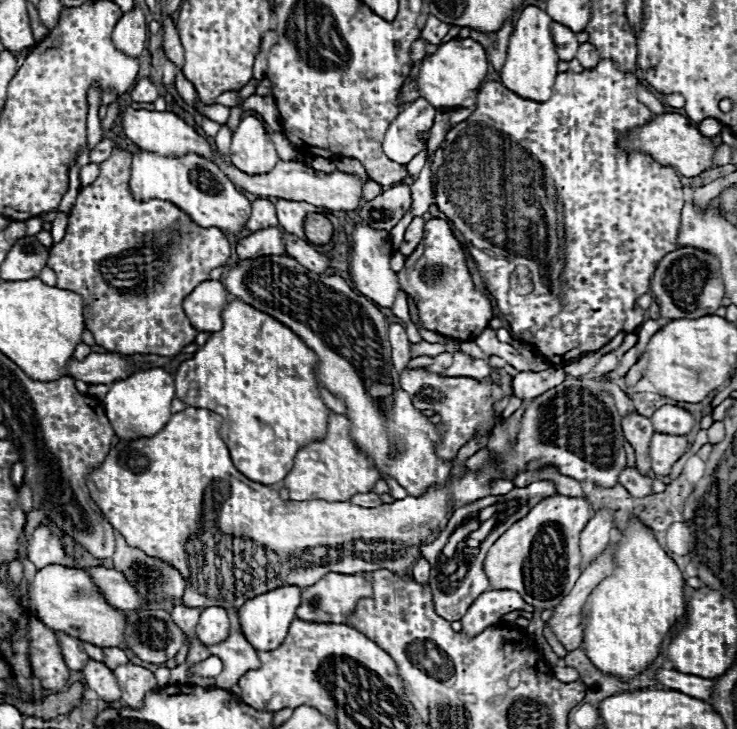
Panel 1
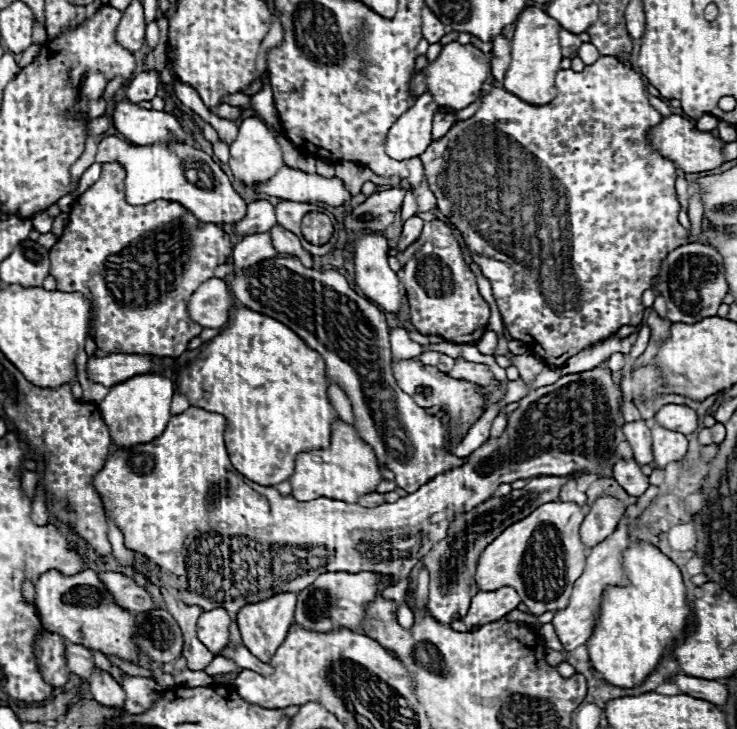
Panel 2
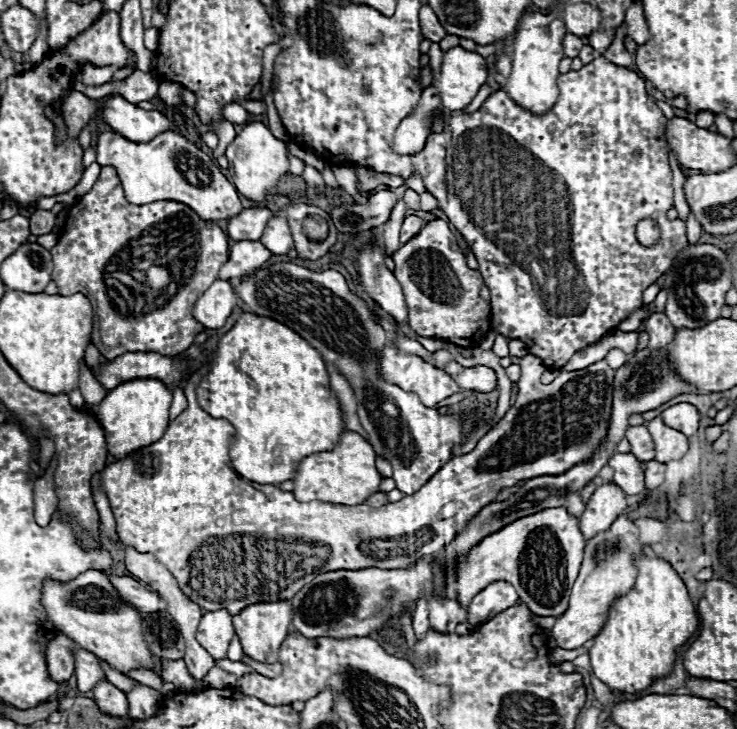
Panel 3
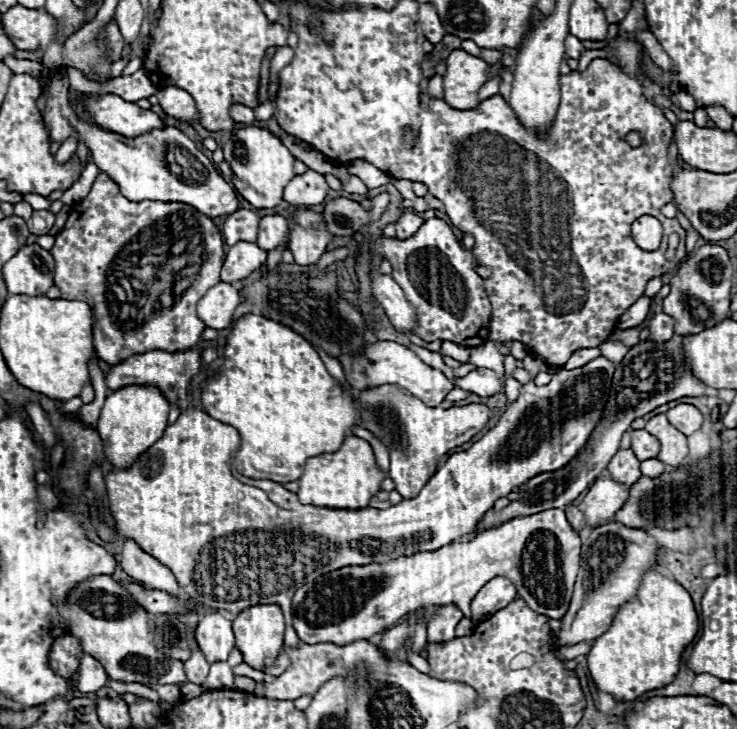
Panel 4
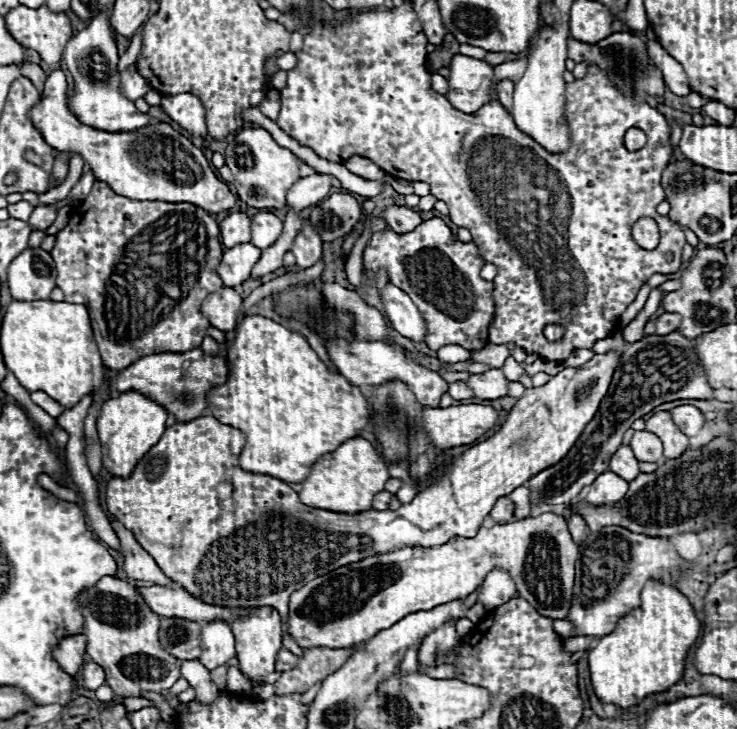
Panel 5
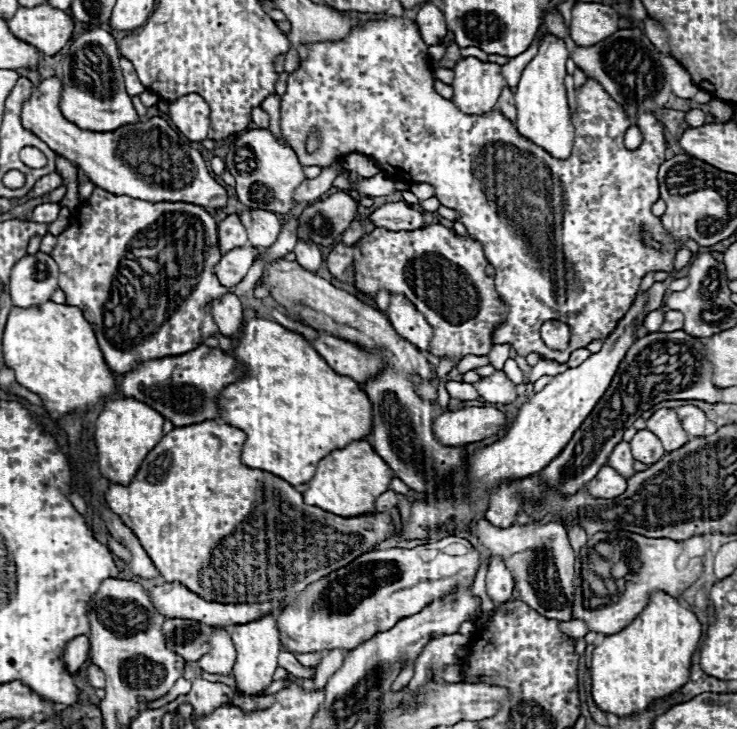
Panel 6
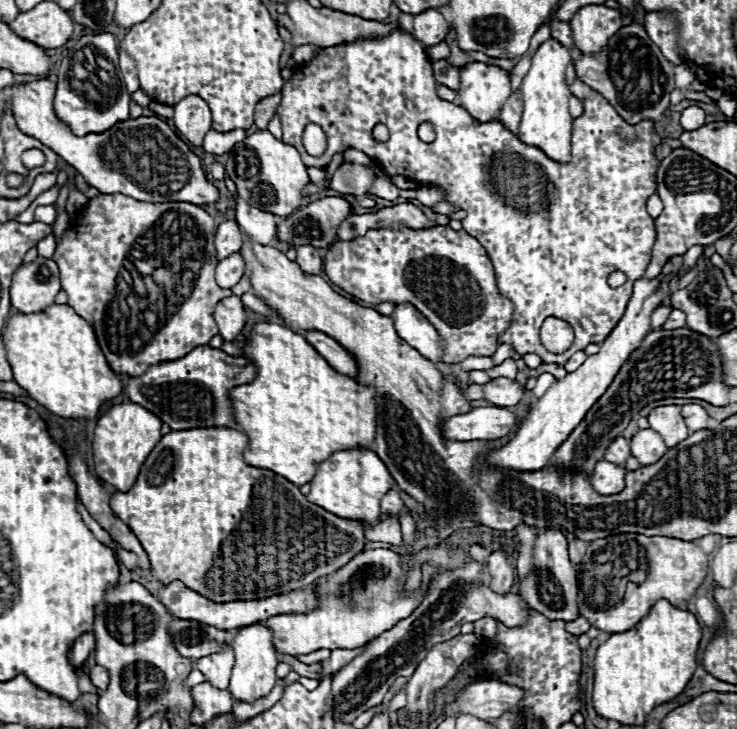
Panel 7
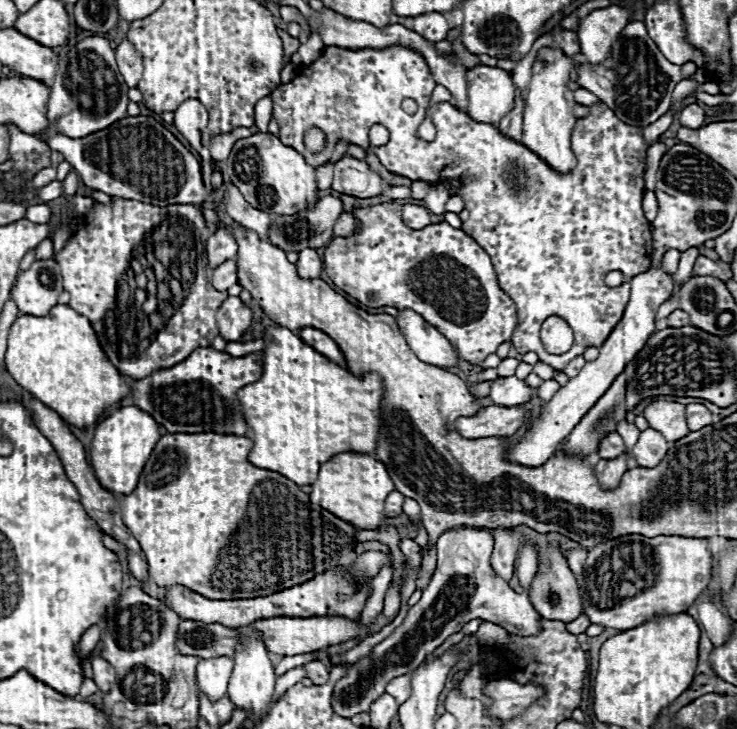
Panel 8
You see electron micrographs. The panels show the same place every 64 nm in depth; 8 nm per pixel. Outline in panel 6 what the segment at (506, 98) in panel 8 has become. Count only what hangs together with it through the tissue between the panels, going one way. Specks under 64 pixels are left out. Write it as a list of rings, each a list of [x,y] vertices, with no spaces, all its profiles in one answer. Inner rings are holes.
[[[462,58],[454,70],[454,96],[452,102],[466,114],[484,114],[498,102],[506,80],[500,74],[498,64],[480,62],[478,58]]]

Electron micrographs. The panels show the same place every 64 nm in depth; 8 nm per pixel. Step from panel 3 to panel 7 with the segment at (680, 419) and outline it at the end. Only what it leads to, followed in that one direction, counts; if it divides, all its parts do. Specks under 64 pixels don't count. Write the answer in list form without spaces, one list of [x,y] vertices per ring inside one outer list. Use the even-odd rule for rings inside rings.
[[[686,404],[686,406],[682,406],[682,416],[684,416],[684,422],[686,422],[686,426],[688,426],[690,432],[704,430],[706,424],[708,424],[708,414],[698,404]]]

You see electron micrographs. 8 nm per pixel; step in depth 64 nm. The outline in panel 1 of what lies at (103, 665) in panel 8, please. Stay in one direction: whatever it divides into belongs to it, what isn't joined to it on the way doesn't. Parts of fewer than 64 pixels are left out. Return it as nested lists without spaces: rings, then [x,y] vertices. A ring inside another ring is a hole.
[[[56,630],[54,634],[56,634],[58,642],[60,642],[60,650],[62,650],[62,656],[66,660],[66,666],[70,670],[82,670],[84,662],[88,660],[88,654],[84,652],[82,642],[78,638],[68,636],[66,632],[60,632],[60,630]]]

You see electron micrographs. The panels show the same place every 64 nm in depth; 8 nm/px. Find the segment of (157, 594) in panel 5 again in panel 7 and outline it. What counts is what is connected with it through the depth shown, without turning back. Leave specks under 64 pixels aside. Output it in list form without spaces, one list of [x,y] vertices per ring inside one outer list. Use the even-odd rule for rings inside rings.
[[[170,582],[166,586],[160,588],[158,592],[158,600],[166,606],[166,610],[180,620],[196,620],[196,622],[204,622],[208,626],[216,626],[222,630],[230,630],[230,628],[240,628],[240,626],[250,626],[262,620],[268,620],[270,616],[276,614],[286,614],[286,612],[308,612],[312,610],[312,606],[316,606],[316,598],[312,592],[314,586],[308,586],[304,590],[294,590],[292,594],[280,594],[276,598],[264,598],[264,600],[256,600],[256,602],[212,602],[192,590],[188,590],[182,582]]]

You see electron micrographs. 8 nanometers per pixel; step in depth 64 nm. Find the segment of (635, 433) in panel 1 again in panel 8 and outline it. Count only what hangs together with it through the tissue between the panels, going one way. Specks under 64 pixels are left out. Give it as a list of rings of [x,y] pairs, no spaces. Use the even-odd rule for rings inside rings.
[[[652,428],[642,430],[638,442],[632,448],[632,454],[638,460],[638,464],[646,468],[656,466],[666,452],[668,452],[668,444],[664,442],[664,436]]]

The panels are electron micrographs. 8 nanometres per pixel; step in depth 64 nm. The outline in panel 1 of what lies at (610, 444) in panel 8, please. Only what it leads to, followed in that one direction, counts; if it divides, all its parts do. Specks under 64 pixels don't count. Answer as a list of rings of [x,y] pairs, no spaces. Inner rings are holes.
[[[626,468],[626,470],[620,474],[618,482],[620,482],[634,498],[646,498],[646,496],[654,494],[654,492],[652,492],[652,478],[642,476],[636,468]]]

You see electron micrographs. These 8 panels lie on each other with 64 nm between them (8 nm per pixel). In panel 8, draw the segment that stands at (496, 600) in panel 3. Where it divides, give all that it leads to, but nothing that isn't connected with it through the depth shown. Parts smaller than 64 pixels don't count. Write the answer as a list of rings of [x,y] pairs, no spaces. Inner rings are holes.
[[[496,528],[494,530],[494,552],[490,564],[498,578],[508,582],[514,574],[514,562],[520,548],[520,532],[516,528]]]

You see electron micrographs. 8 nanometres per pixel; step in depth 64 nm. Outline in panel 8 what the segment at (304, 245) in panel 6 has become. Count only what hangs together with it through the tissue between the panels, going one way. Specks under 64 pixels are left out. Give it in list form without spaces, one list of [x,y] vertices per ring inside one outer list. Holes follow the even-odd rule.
[[[312,248],[300,250],[300,258],[298,258],[296,266],[298,266],[298,274],[302,278],[318,278],[322,272],[322,260],[316,254],[316,250],[312,250]]]

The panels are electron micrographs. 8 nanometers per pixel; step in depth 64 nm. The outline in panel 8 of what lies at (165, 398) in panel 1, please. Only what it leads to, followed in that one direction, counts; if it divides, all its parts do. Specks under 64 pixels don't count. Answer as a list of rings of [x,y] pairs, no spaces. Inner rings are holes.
[[[138,406],[118,408],[96,426],[90,458],[92,458],[92,468],[96,472],[96,478],[104,488],[112,490],[114,494],[130,494],[136,488],[140,470],[144,468],[144,462],[148,460],[150,452],[160,440],[158,426],[160,424]]]

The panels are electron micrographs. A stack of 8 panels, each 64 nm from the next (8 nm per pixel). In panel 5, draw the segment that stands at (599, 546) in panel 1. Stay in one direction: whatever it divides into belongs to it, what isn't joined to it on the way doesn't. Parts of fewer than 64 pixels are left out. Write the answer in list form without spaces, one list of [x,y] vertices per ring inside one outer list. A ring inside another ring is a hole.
[[[606,470],[594,480],[584,500],[592,506],[614,506],[626,496],[626,492],[628,492],[628,482]]]

